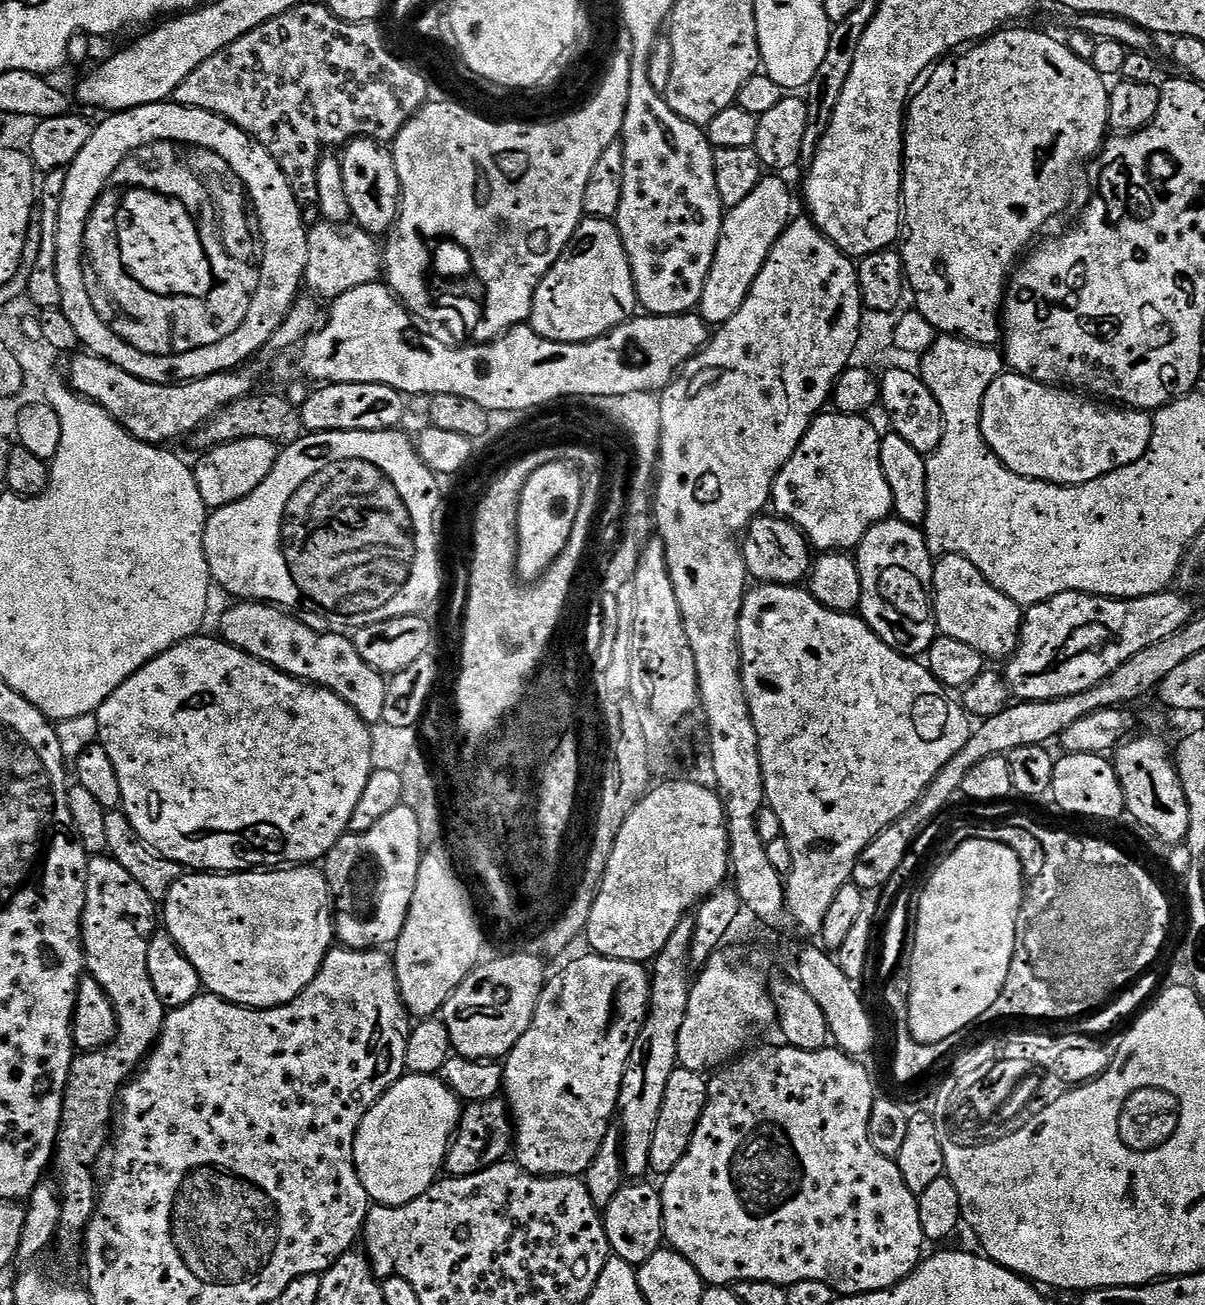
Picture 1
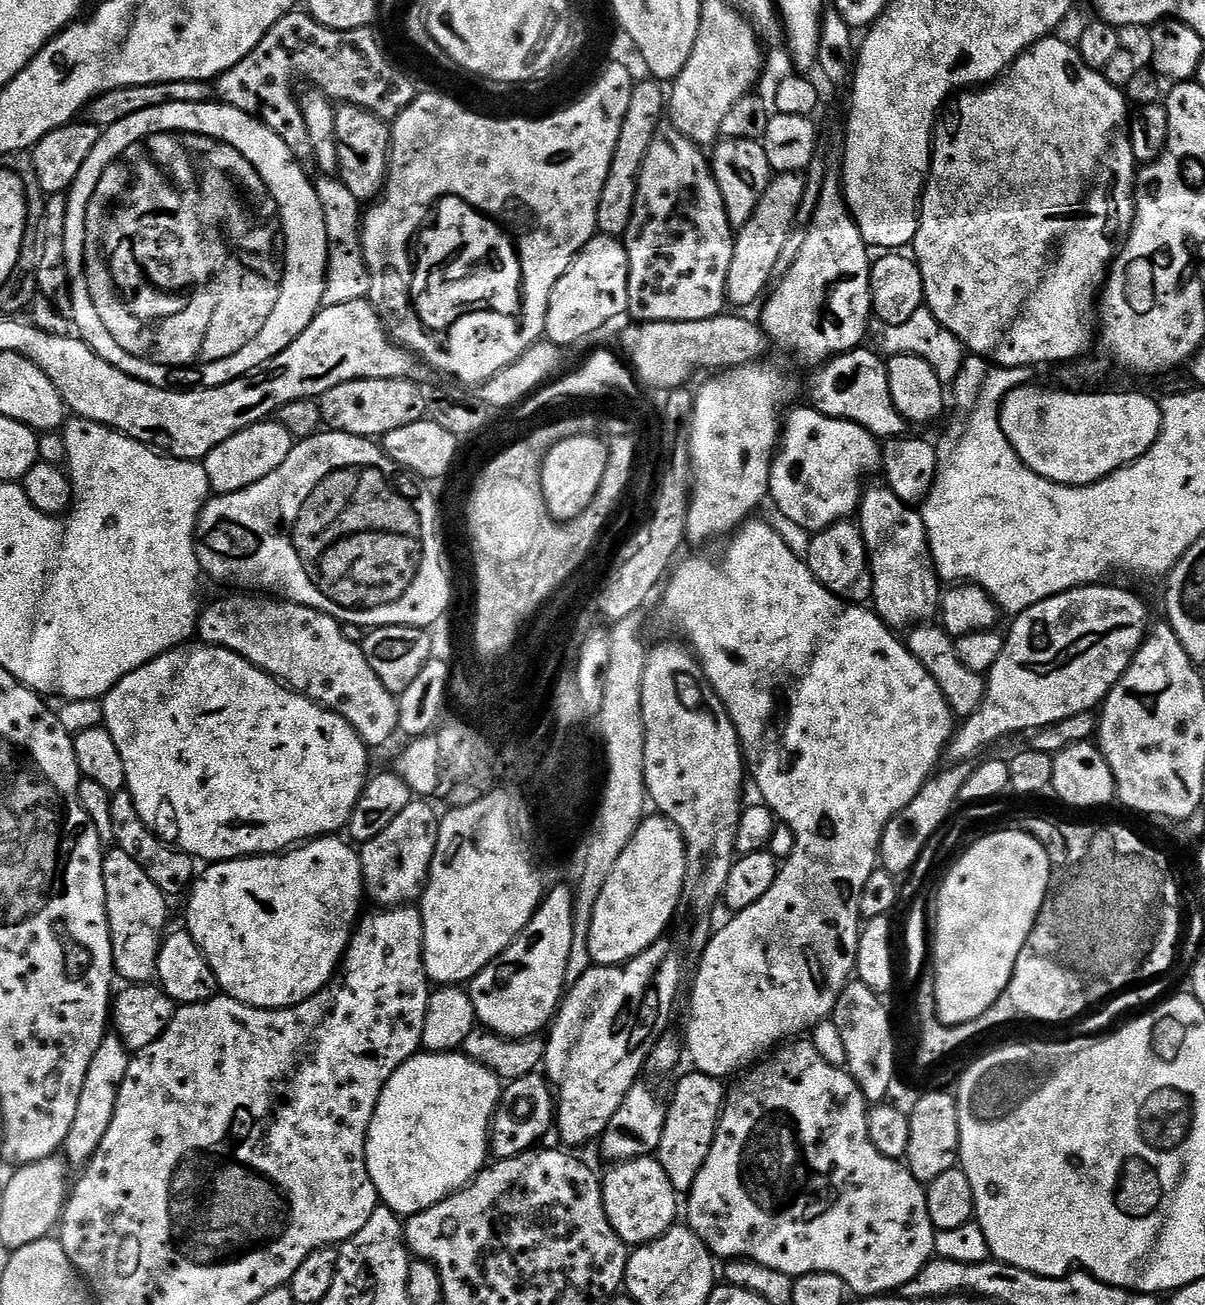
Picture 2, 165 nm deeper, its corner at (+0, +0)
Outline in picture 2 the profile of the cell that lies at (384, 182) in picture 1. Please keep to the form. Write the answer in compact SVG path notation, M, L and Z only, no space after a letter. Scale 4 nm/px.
M341 103L334 118L334 142L338 154L338 179L360 202L375 201L383 191L388 173L389 125L357 104Z

